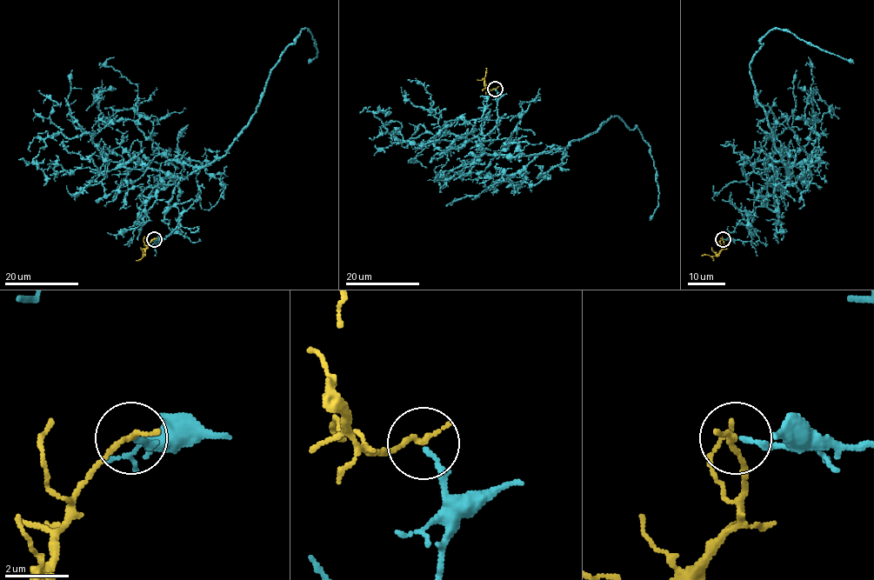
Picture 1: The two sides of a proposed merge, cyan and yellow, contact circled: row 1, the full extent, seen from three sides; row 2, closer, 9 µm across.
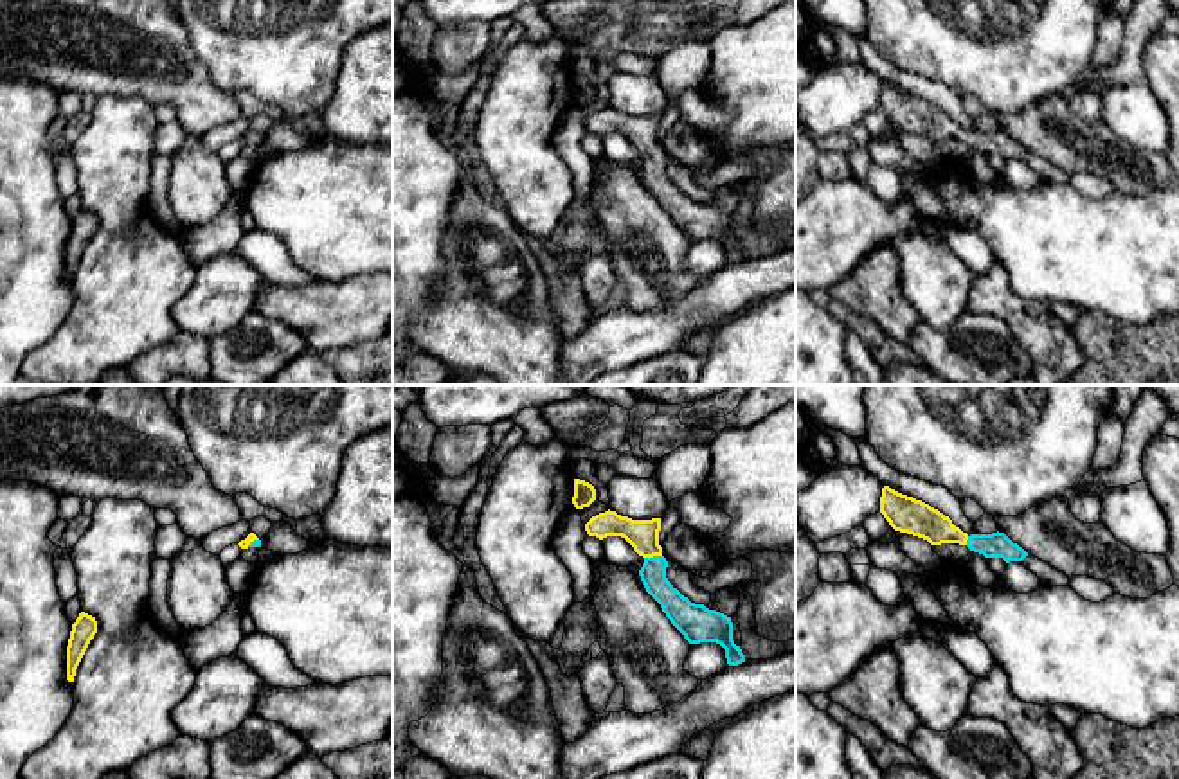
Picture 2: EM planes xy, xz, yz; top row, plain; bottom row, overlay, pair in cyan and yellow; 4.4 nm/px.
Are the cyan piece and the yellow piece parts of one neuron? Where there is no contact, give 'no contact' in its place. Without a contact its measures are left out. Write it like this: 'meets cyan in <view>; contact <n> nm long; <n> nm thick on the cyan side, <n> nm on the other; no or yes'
meets cyan in xz; contact 80 nm long; 120 nm thick on the cyan side, 140 nm on the other; yes

